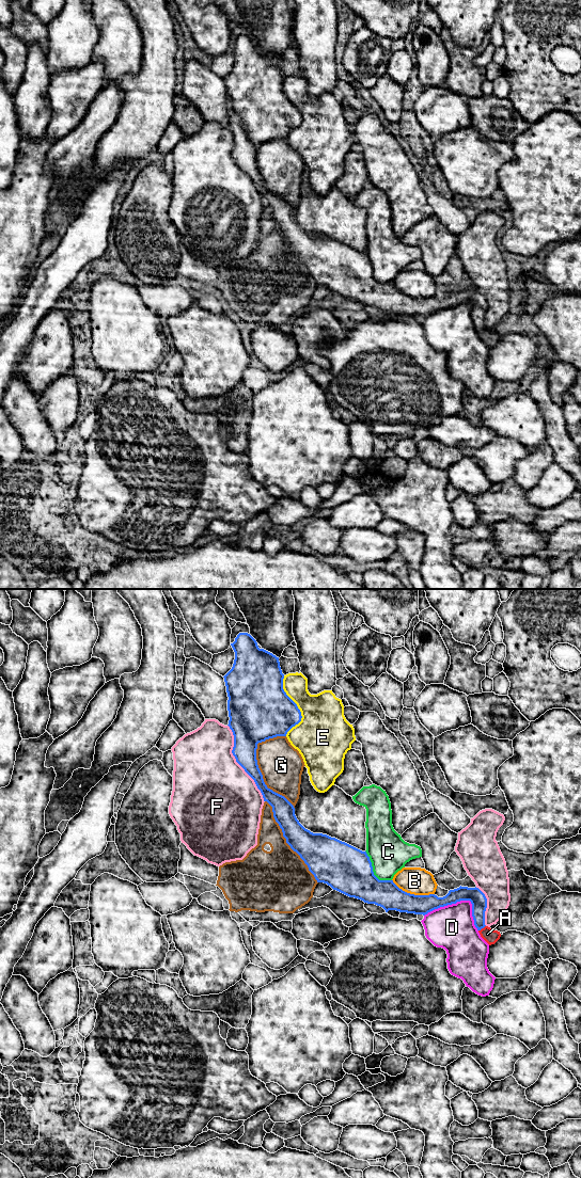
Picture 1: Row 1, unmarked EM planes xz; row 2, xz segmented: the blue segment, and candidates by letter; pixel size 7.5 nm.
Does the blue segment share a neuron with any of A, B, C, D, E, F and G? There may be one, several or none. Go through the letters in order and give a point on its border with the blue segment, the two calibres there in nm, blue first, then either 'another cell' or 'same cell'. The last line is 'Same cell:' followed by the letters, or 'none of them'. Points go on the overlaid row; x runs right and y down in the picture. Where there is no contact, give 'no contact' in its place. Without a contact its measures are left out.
A: contact xz (482, 927); calibres 120 and 100 nm; same cell
B: contact xz (412, 894); calibres 200 and 200 nm; another cell
C: contact xz (372, 871); calibres 360 and 300 nm; another cell
D: contact xz (461, 900); calibres 130 and 340 nm; another cell
E: contact xz (297, 706); calibres 420 and 360 nm; another cell
F: contact xz (237, 762); calibres 240 and 500 nm; another cell
G: contact xz (262, 778); calibres 180 and 320 nm; another cell
Same cell: A

